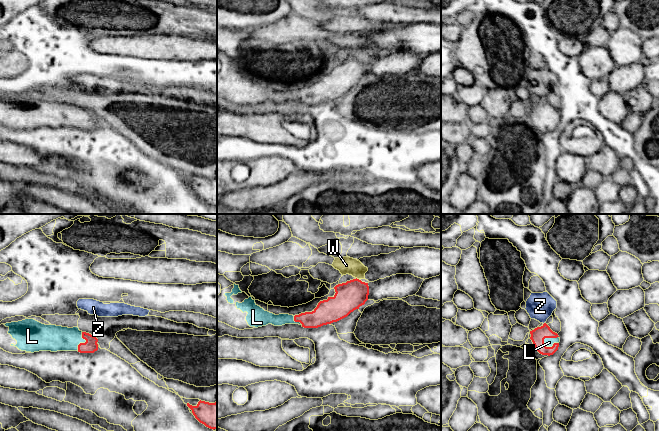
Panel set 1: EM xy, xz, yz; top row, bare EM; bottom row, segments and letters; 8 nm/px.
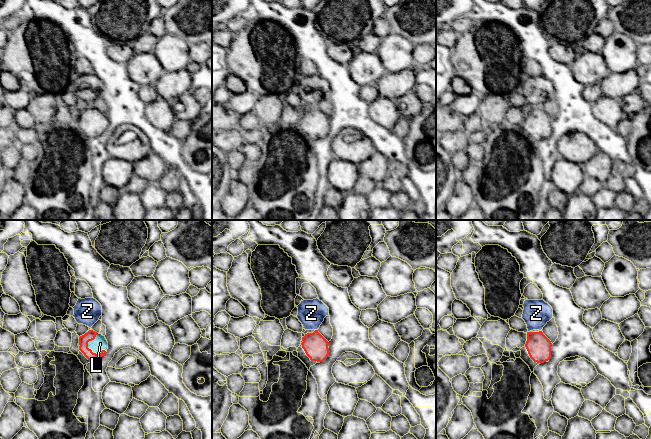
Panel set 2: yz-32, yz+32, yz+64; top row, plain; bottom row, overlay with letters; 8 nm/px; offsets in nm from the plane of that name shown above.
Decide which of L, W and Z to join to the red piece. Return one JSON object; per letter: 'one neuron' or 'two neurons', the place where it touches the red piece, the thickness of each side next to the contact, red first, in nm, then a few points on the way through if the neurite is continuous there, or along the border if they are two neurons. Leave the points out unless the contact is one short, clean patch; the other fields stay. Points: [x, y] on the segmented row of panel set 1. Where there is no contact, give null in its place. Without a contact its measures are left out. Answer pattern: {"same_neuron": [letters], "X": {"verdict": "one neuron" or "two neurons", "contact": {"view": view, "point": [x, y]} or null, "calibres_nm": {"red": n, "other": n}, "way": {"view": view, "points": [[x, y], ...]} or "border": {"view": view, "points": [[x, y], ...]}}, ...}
{"same_neuron": ["L"], "L": {"verdict": "one neuron", "contact": {"view": "yz", "point": [548, 337]}, "calibres_nm": {"red": 120, "other": 70}, "way": {"view": "yz", "points": [[538, 335], [548, 337], [549, 342]]}}, "W": {"verdict": "two neurons", "contact": {"view": "xz", "point": [356, 278]}, "calibres_nm": {"red": 240, "other": 140}, "border": {"view": "xz", "points": [[356, 277], [358, 279]]}}, "Z": {"verdict": "two neurons", "contact": {"view": "yz", "point": [544, 323]}, "calibres_nm": {"red": 120, "other": 220}}}

